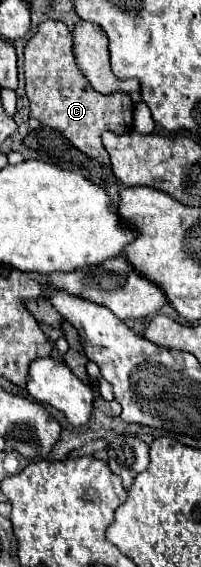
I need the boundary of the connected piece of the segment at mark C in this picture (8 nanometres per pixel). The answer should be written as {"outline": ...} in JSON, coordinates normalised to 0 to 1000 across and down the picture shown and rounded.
{"outline":[[[234,37],[124,83],[124,164],[154,185],[154,206],[194,210],[274,231],[303,231],[333,249],[433,277],[542,291],[542,270],[502,252],[512,231],[582,238],[662,231],[662,178],[632,164],[483,164],[403,132],[363,108],[353,55],[303,37]]]}

